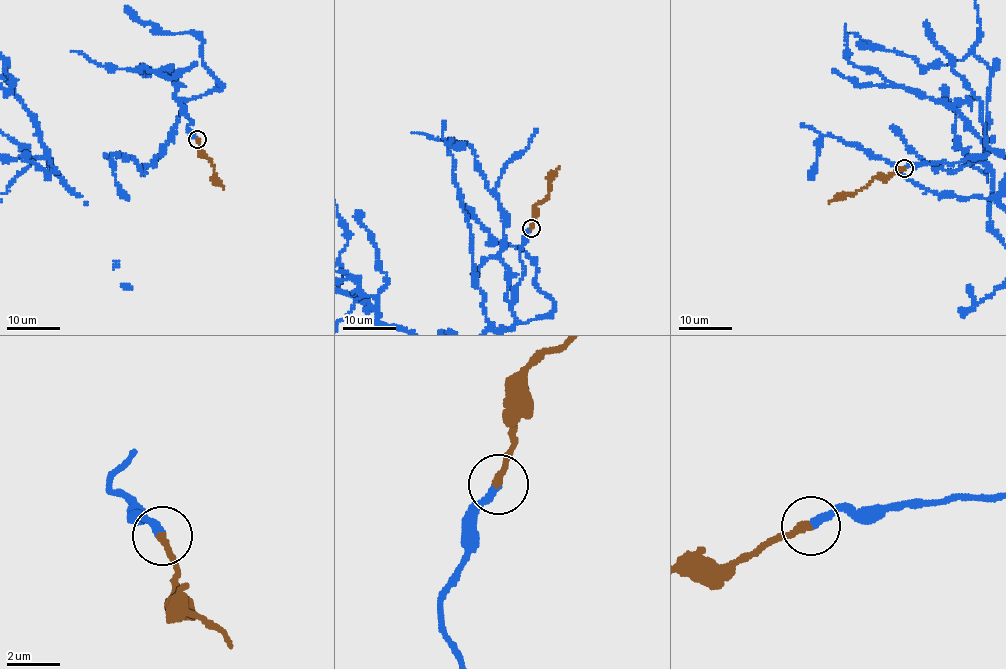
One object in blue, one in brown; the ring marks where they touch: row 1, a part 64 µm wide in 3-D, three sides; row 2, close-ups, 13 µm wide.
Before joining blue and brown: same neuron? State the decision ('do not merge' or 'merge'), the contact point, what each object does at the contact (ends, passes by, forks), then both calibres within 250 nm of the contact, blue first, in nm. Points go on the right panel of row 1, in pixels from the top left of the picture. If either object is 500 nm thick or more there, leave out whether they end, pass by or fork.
merge | (904, 168) | blue ends | brown ends | 320/280 nm

